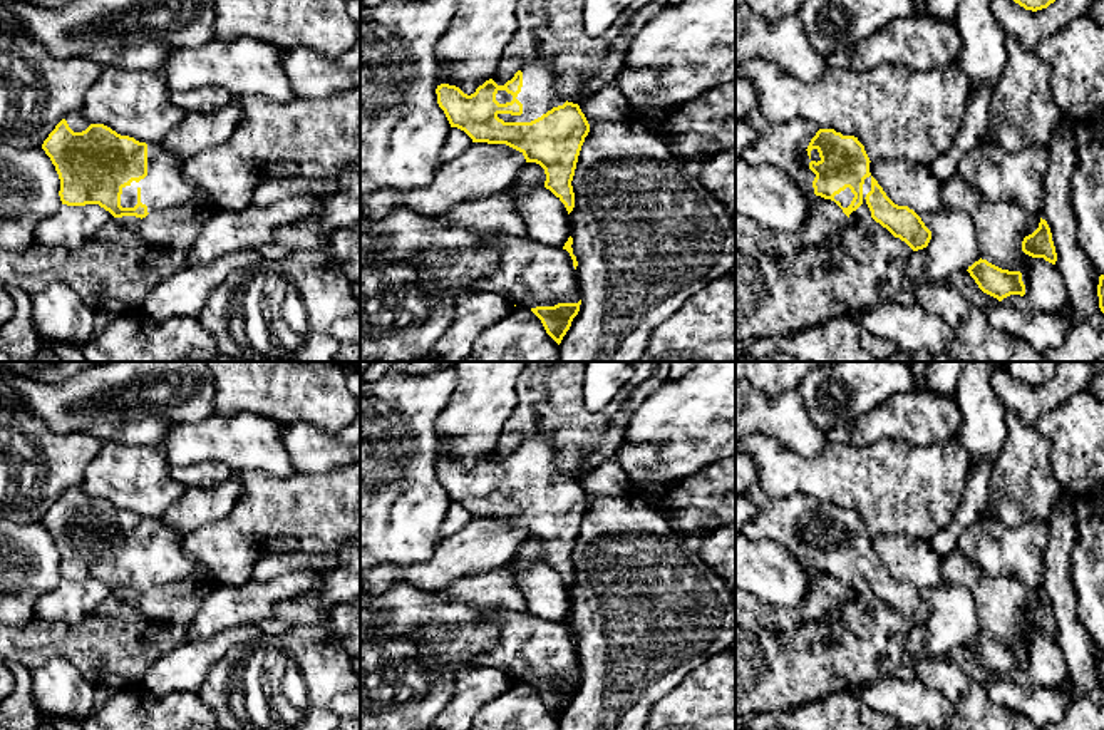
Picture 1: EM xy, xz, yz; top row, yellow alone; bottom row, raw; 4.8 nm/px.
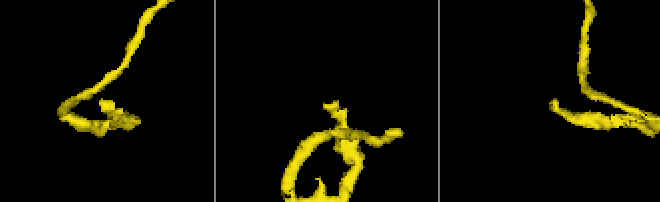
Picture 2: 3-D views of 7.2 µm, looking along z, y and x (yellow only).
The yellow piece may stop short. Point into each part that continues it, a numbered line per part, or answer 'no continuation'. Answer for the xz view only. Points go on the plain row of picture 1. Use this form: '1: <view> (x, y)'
1: xz (538, 469)

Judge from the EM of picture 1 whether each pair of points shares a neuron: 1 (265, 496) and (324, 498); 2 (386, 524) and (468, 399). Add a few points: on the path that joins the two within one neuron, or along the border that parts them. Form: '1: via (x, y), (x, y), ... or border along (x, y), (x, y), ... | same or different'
1: via (280, 496), (295, 494), (309, 498) | same
2: border along (443, 411), (434, 422), (436, 461) | different

